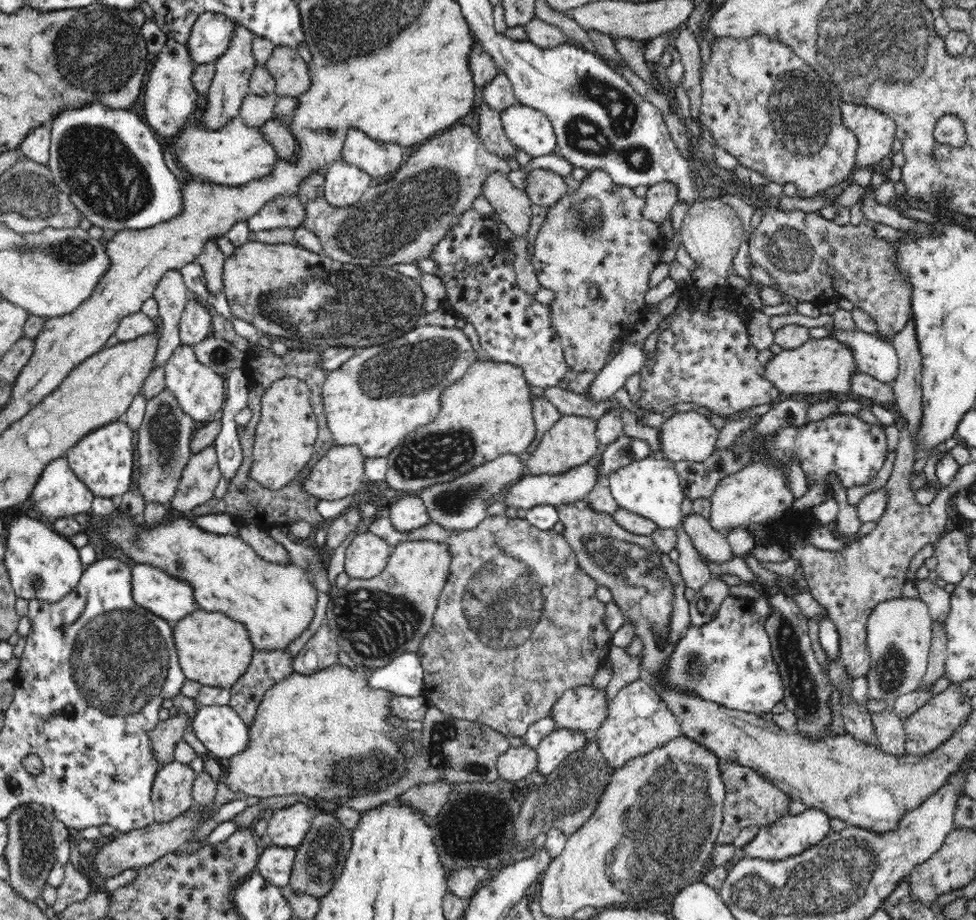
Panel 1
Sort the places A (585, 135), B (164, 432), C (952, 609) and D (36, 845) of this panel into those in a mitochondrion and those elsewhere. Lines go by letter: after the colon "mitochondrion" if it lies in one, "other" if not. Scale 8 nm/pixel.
A: mitochondrion
B: mitochondrion
C: other
D: mitochondrion

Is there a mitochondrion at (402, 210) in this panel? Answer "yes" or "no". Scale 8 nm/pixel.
yes

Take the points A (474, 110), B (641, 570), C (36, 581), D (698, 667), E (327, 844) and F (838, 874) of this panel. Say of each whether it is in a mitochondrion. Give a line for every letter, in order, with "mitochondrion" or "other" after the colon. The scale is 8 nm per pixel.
A: other
B: mitochondrion
C: mitochondrion
D: mitochondrion
E: mitochondrion
F: mitochondrion

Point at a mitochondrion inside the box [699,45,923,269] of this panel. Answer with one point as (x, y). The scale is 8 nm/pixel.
(801, 113)

